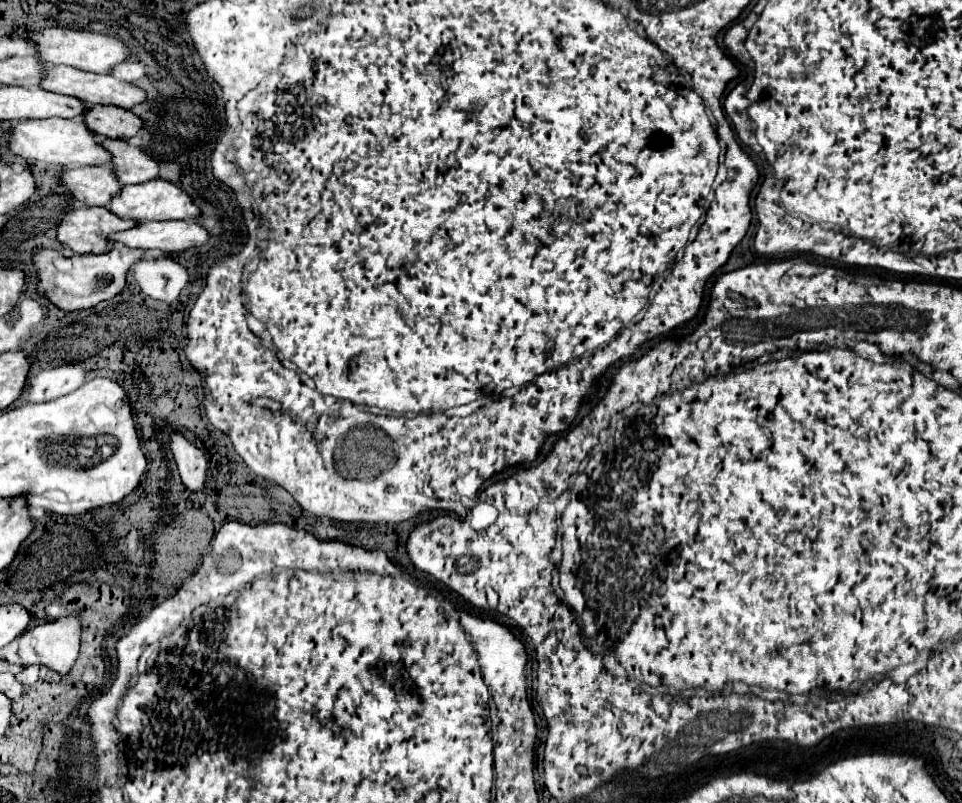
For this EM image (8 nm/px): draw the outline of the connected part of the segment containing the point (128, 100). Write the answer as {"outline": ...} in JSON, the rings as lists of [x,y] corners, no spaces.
{"outline":[[[50,67],[48,75],[42,79],[42,87],[54,93],[62,93],[62,95],[72,95],[78,97],[82,101],[86,101],[88,105],[118,105],[124,109],[132,109],[144,101],[148,101],[148,93],[128,81],[116,79],[112,75],[98,75],[98,73],[90,73],[90,71],[82,71],[82,69],[74,69],[74,67]]]}

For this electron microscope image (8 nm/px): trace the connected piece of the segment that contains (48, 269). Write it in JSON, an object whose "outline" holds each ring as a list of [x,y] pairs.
{"outline":[[[118,245],[102,255],[72,255],[44,249],[32,257],[32,263],[40,277],[40,291],[46,293],[46,297],[60,309],[78,311],[86,307],[96,307],[100,301],[112,299],[116,293],[120,293],[124,289],[126,275],[130,273],[132,265],[140,261],[142,255],[144,249],[130,249],[124,245]]]}

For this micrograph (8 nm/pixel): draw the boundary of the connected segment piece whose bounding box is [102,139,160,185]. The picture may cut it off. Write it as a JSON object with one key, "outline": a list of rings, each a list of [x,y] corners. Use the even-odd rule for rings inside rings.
{"outline":[[[104,139],[102,145],[114,153],[114,169],[122,177],[122,183],[146,183],[160,175],[160,163],[140,147],[124,139]]]}

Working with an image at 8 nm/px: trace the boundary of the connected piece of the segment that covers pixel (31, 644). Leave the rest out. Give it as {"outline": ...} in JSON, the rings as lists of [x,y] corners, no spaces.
{"outline":[[[62,617],[62,619],[50,621],[50,623],[42,623],[42,625],[30,627],[22,635],[22,643],[20,643],[18,655],[20,655],[24,665],[38,663],[38,665],[44,665],[44,667],[54,669],[54,671],[64,675],[74,667],[74,663],[76,663],[76,659],[80,655],[80,637],[82,637],[80,619],[78,617]]]}

